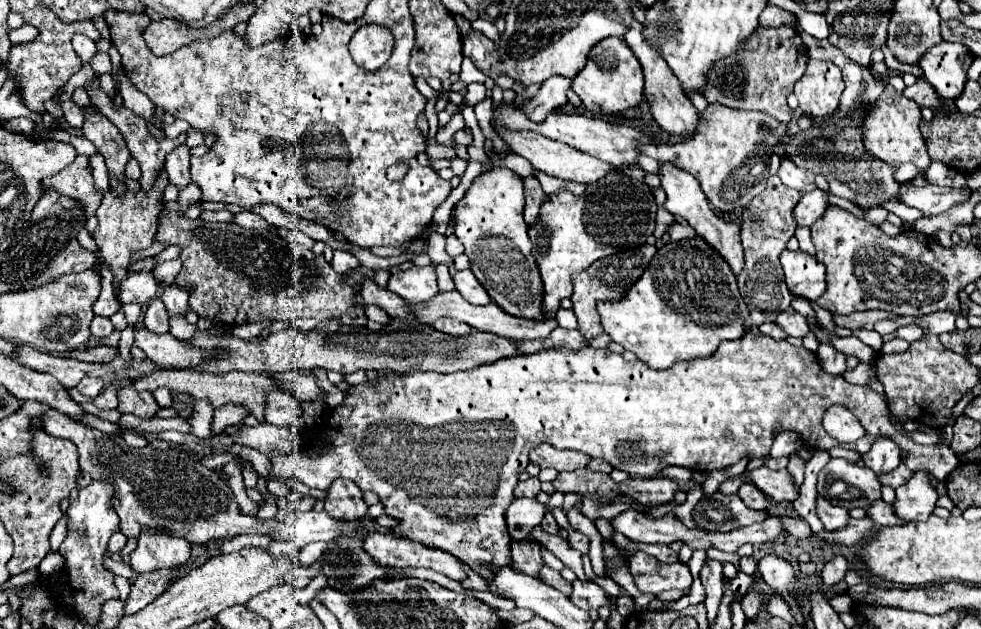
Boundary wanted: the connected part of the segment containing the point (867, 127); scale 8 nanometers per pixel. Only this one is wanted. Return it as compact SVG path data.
M888 86L882 96L876 100L876 106L872 106L872 110L866 114L862 130L864 130L864 146L870 154L874 154L878 160L886 162L892 170L896 170L896 166L900 164L914 164L916 168L920 168L920 174L908 182L904 182L906 186L928 186L930 182L924 178L926 168L930 166L930 158L924 146L924 138L920 134L920 122L922 122L922 114L920 114L920 106L904 96L900 96L892 86Z

